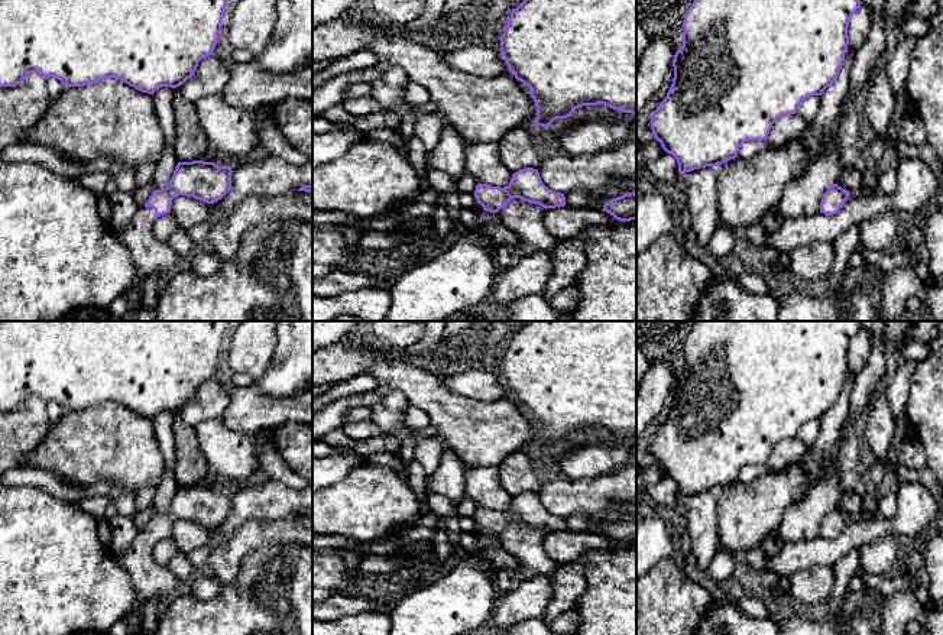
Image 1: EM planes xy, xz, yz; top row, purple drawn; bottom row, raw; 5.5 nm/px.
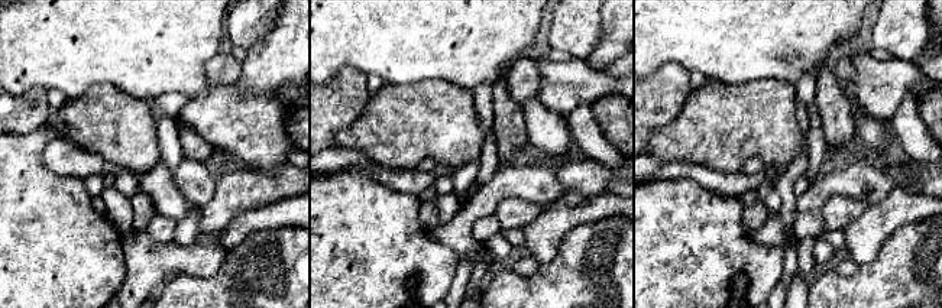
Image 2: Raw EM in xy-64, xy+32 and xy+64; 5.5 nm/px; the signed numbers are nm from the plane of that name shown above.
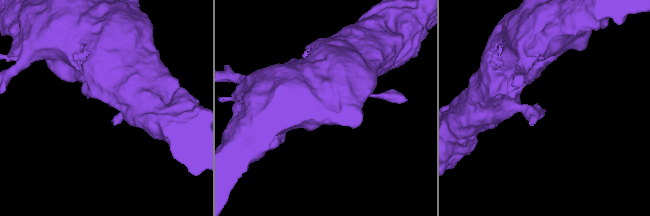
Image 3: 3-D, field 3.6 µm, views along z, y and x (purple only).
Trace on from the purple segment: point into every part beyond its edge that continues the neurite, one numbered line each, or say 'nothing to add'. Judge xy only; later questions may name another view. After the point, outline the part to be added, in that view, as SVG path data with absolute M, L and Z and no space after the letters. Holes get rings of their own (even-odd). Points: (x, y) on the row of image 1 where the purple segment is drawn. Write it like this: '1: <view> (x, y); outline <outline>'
1: xy (149, 255); outline M140 207L129 224L114 229L116 236L129 249L136 269L146 278L153 272L161 276L174 273L184 259L168 242L159 242L152 234L153 217L152 207Z

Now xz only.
nothing to add

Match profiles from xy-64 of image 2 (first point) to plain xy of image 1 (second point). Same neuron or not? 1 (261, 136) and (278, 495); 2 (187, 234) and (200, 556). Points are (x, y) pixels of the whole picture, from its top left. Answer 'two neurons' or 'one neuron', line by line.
1: two neurons
2: two neurons

